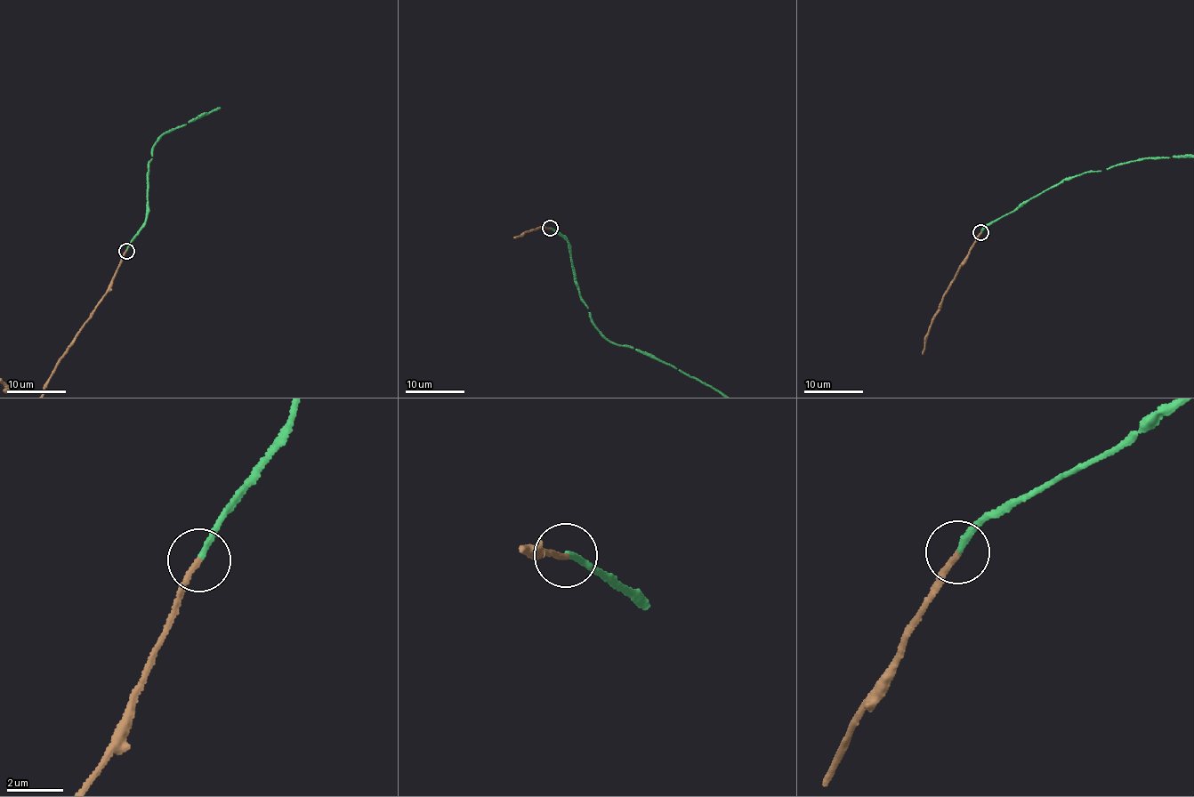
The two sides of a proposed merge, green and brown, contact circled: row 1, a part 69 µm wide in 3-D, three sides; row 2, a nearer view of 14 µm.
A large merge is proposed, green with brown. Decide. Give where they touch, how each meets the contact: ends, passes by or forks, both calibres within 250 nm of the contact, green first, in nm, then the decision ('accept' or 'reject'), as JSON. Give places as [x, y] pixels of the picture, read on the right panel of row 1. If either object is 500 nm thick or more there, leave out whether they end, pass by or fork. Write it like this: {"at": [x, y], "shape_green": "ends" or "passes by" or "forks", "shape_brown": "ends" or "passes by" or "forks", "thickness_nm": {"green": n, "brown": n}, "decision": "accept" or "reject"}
{"at": [980, 232], "shape_green": "ends", "shape_brown": "ends", "thickness_nm": {"green": 190, "brown": 200}, "decision": "accept"}

